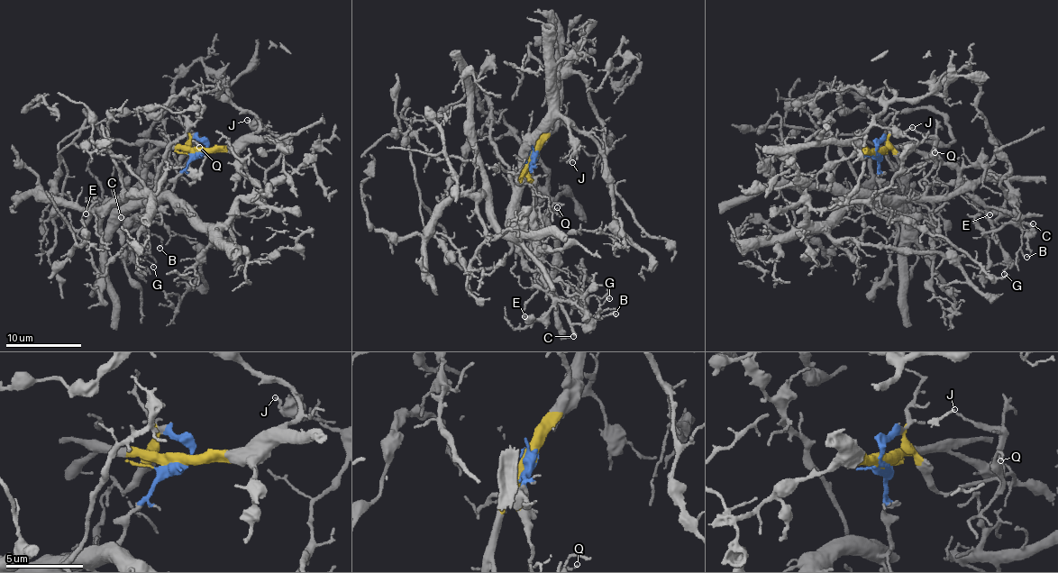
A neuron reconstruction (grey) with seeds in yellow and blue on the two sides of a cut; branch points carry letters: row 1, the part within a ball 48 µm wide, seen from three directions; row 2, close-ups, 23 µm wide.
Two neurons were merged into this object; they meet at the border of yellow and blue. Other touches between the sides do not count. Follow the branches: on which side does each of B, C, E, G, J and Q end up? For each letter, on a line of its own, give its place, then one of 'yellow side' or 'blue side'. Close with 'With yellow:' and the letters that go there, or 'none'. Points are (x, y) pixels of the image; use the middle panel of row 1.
B: place (615, 313); yellow side
C: place (573, 336); yellow side
E: place (524, 316); yellow side
G: place (609, 298); yellow side
J: place (572, 162); yellow side
Q: place (557, 207); yellow side
With yellow: B, C, E, G, J, Q

